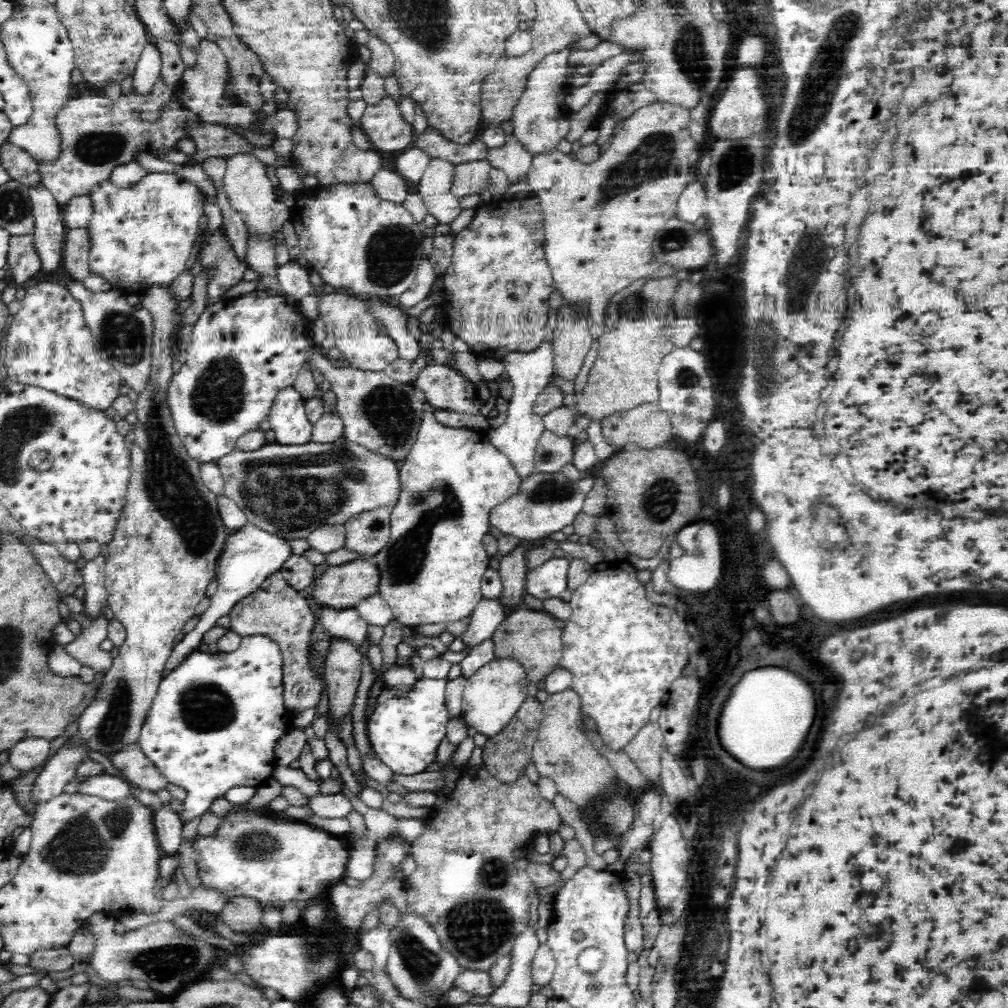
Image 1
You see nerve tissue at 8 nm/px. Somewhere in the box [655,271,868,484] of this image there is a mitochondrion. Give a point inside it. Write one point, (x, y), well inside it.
(683, 377)

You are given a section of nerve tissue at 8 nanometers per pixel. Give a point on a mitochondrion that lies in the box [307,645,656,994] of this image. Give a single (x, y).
(479, 929)

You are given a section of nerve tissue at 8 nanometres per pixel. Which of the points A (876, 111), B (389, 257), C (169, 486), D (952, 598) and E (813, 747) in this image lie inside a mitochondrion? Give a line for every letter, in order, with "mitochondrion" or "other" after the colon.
A: other
B: mitochondrion
C: mitochondrion
D: other
E: other

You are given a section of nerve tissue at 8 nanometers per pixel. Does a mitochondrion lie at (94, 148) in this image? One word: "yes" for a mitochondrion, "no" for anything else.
yes

